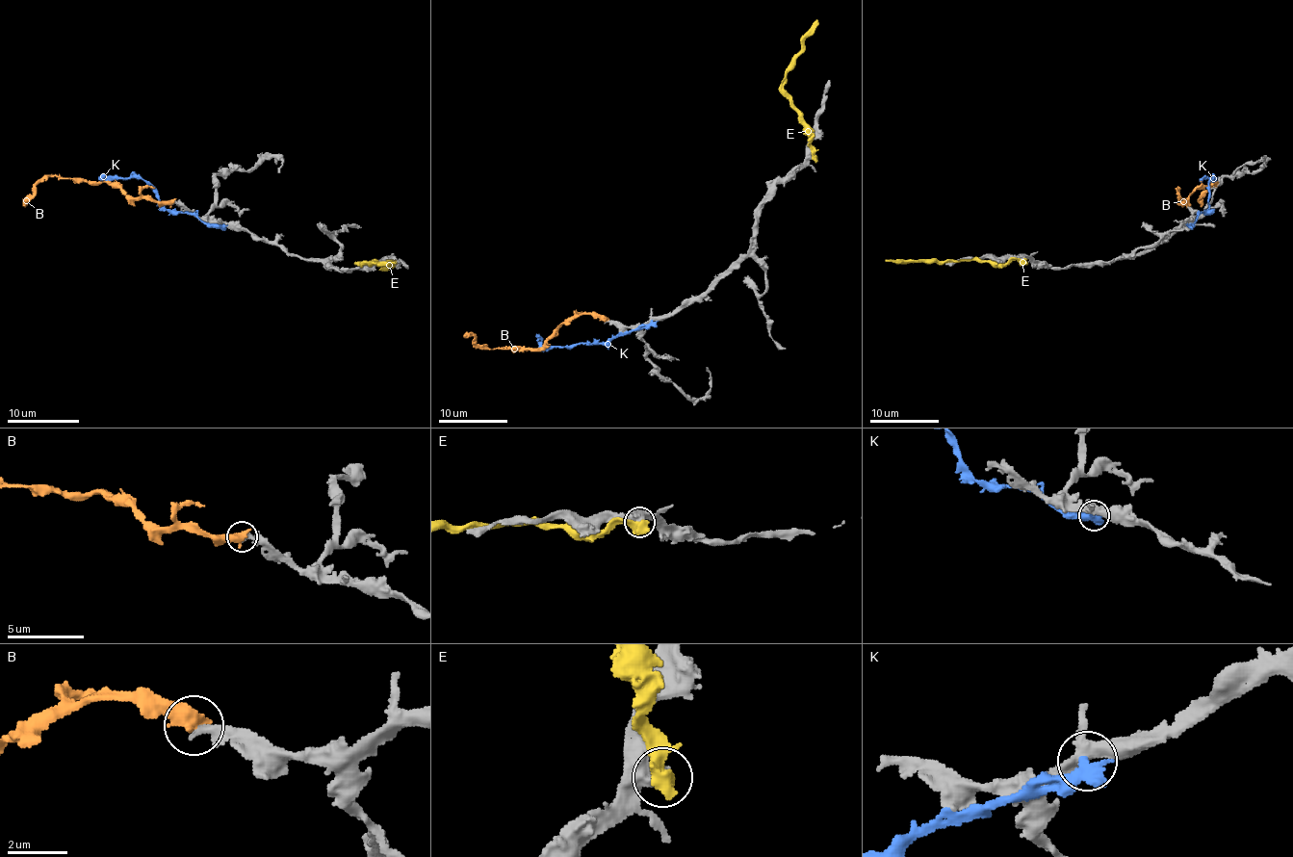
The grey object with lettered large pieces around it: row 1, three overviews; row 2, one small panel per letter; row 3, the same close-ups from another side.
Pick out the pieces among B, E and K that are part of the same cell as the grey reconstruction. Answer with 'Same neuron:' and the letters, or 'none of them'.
Same neuron: B

